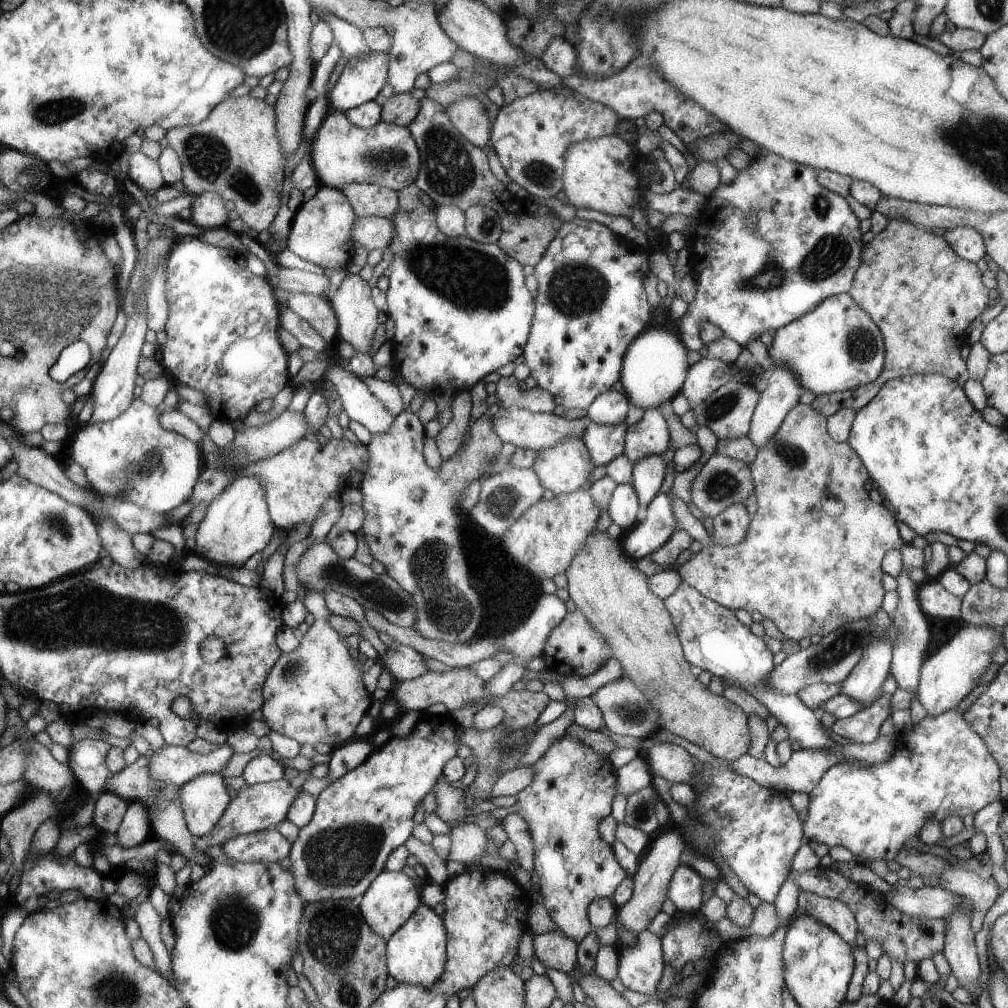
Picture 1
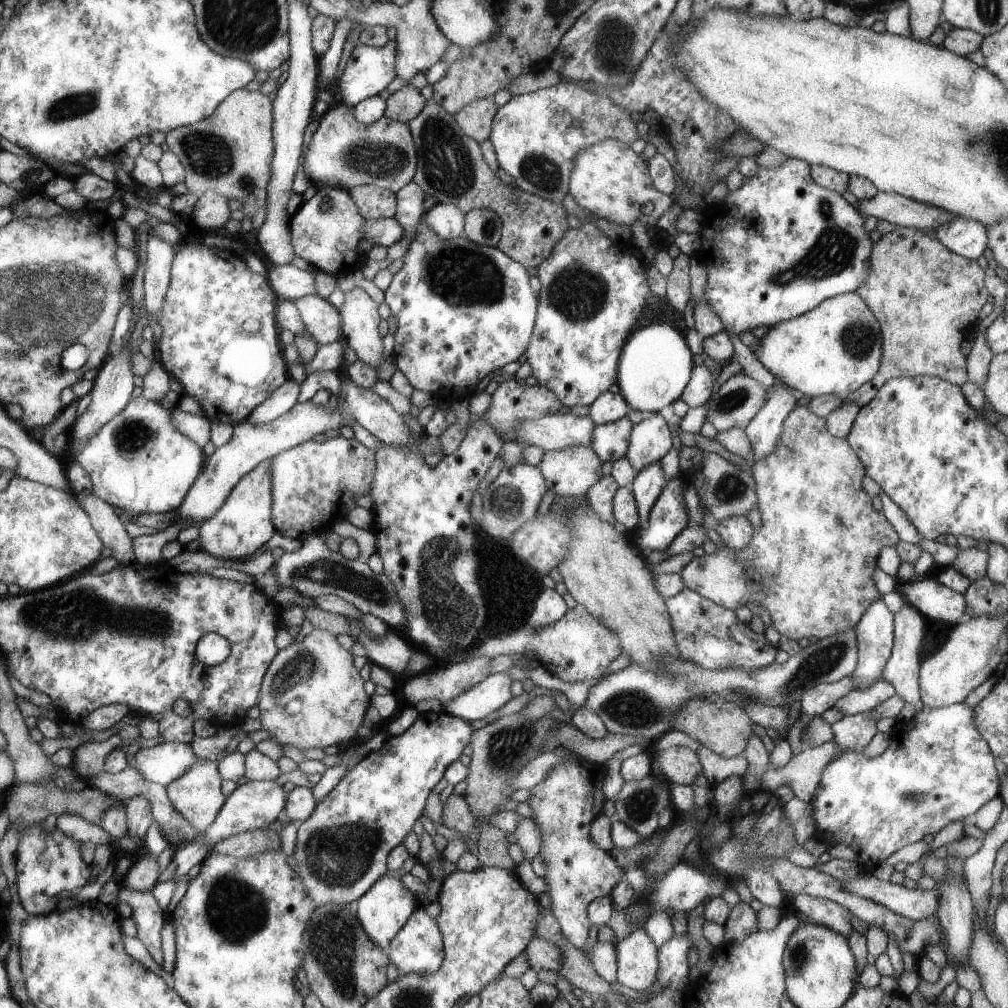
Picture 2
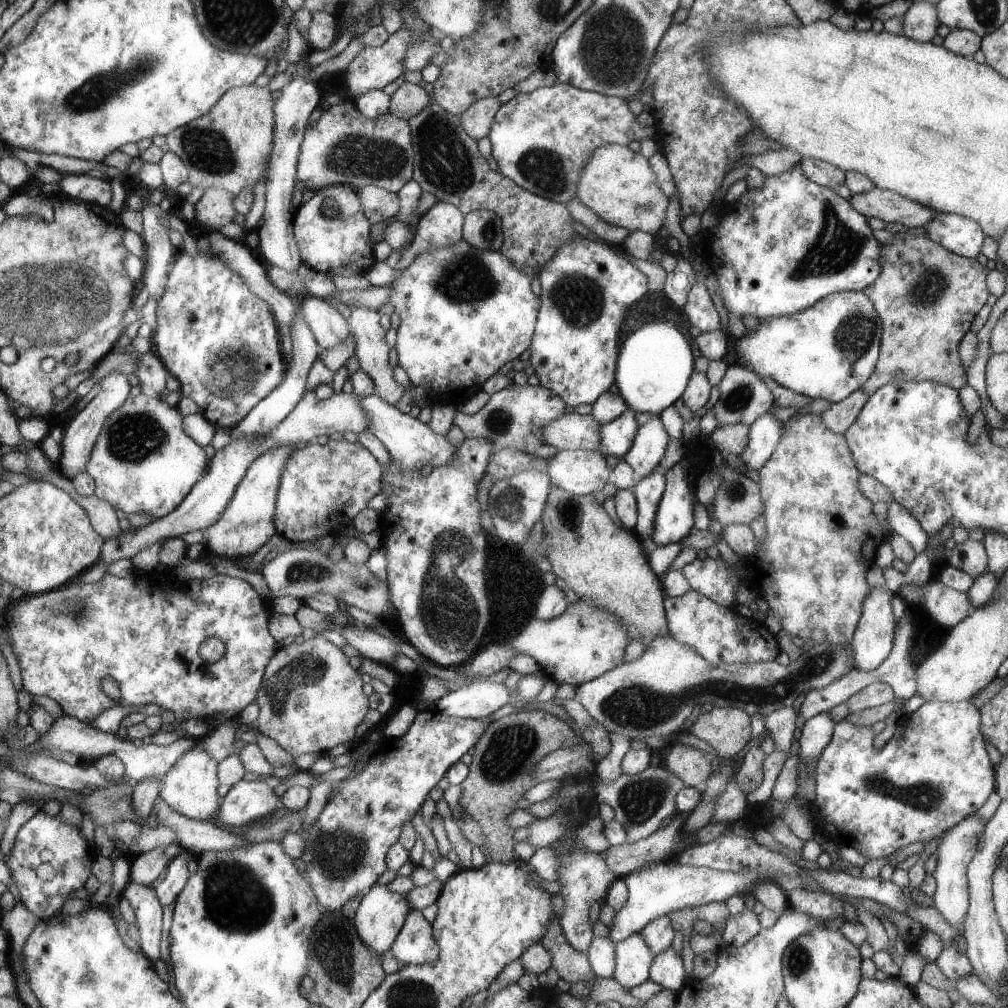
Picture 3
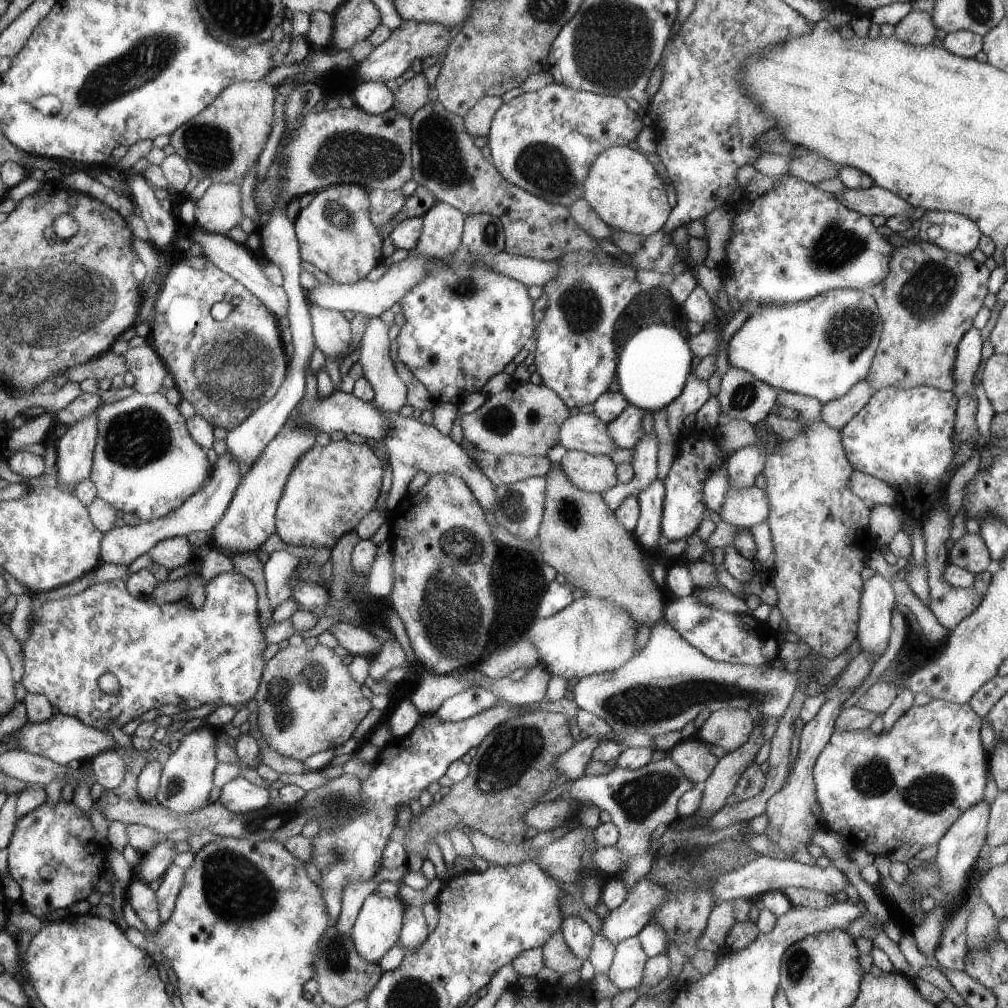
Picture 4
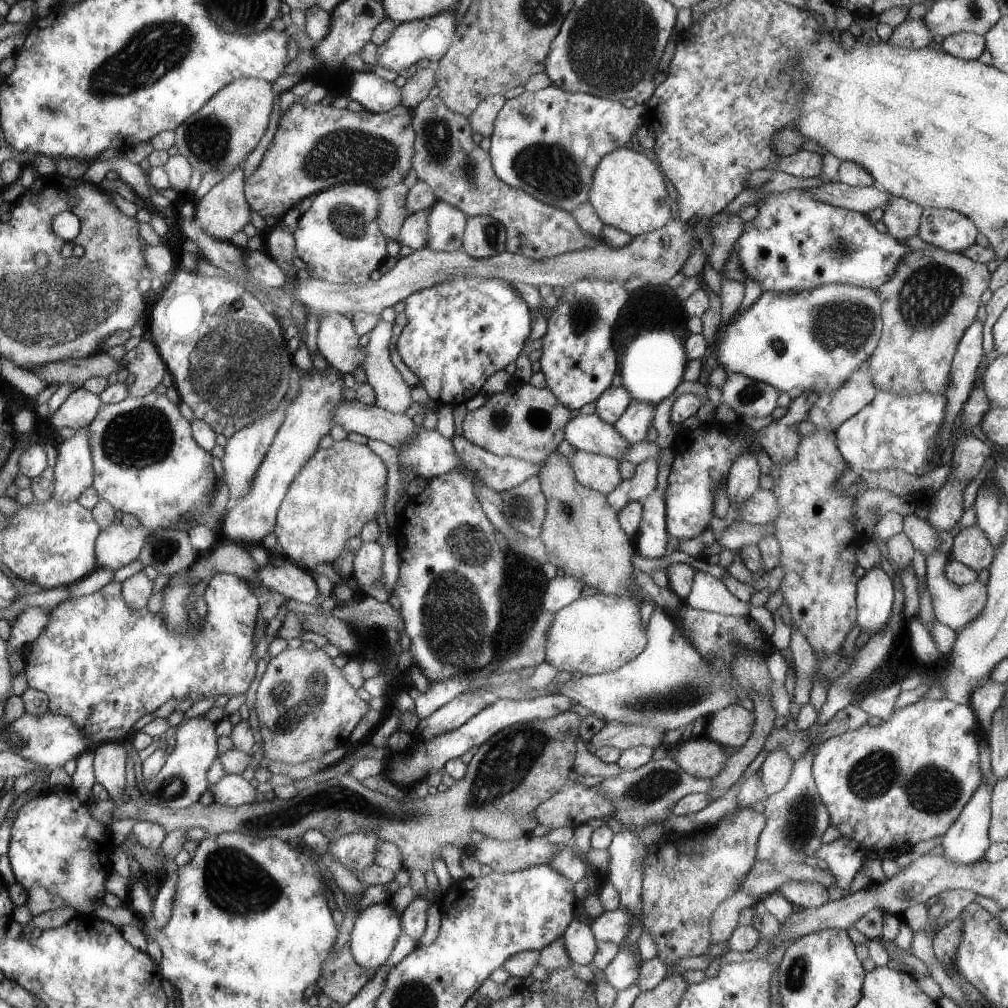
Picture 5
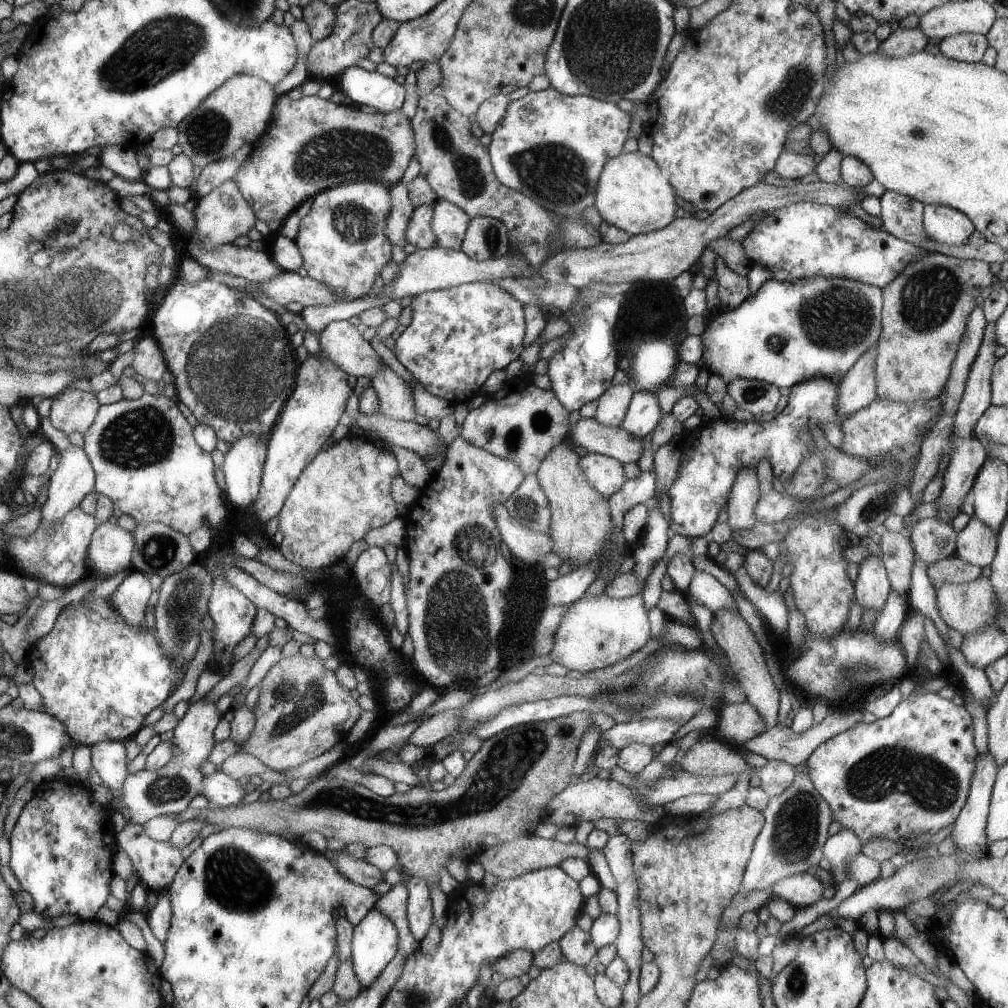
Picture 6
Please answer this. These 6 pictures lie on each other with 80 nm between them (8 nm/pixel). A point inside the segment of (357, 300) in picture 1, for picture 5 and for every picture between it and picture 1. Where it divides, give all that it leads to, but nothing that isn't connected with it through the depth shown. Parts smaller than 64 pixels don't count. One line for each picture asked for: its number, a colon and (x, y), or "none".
2: (360, 315)
3: (371, 351)
4: (390, 392)
5: (392, 394)

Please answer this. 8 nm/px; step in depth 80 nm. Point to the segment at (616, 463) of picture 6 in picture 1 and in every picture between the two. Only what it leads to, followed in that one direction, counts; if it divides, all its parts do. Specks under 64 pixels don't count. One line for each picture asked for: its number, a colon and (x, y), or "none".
1: (563, 469)
2: (570, 472)
3: (580, 472)
4: (595, 474)
5: (600, 473)

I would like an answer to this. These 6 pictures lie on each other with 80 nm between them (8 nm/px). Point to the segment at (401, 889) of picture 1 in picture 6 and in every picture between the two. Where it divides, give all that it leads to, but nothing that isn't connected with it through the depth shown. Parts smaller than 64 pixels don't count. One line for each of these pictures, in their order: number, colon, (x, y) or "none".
2: (387, 906)
3: (381, 914)
4: (376, 930)
5: (376, 931)
6: (375, 943)

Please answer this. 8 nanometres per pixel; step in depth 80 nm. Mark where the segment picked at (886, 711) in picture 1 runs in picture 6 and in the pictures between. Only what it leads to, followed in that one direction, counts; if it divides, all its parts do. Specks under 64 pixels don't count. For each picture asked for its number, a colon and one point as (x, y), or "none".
2: (942, 770)
3: (935, 771)
4: (908, 784)
5: (888, 787)
6: (907, 774)

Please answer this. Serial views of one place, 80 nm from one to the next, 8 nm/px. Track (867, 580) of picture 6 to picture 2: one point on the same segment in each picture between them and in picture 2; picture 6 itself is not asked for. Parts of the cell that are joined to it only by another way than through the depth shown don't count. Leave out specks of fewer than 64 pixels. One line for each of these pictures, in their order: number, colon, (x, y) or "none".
2: (875, 630)
3: (872, 642)
4: (876, 605)
5: (875, 590)

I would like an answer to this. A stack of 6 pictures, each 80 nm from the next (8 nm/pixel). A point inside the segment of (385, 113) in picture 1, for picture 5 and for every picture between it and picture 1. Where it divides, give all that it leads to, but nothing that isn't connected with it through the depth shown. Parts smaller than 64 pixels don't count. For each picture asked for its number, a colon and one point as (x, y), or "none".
2: (406, 103)
3: (409, 99)
4: (412, 95)
5: (417, 88)

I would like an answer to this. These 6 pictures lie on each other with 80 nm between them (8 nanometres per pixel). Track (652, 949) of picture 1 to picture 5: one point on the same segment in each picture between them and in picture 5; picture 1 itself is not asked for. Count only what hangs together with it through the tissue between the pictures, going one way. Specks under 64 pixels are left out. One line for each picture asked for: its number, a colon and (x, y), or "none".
2: (637, 958)
3: (632, 957)
4: (626, 970)
5: (620, 973)

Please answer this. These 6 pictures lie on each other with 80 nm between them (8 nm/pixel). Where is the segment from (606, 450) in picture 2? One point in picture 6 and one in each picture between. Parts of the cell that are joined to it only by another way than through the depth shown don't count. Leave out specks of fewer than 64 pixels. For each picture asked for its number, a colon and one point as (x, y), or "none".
3: (617, 436)
4: (626, 431)
5: (633, 425)
6: (644, 413)

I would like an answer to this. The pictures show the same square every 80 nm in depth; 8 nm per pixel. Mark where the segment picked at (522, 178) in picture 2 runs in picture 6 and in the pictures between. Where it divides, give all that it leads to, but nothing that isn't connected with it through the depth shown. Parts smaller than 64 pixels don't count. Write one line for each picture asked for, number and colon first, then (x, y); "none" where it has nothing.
3: (543, 140)
4: (545, 142)
5: (549, 143)
6: (552, 147)

